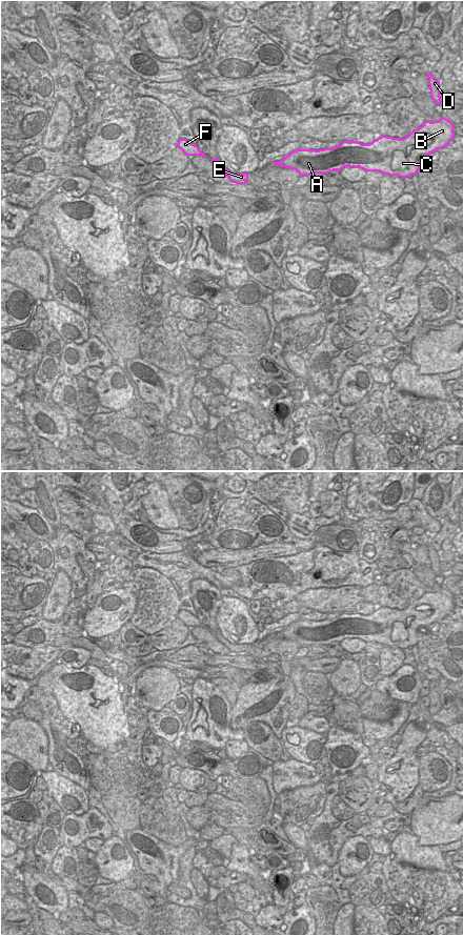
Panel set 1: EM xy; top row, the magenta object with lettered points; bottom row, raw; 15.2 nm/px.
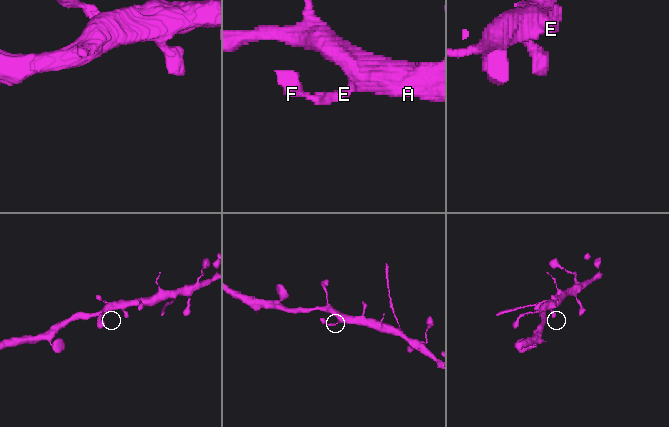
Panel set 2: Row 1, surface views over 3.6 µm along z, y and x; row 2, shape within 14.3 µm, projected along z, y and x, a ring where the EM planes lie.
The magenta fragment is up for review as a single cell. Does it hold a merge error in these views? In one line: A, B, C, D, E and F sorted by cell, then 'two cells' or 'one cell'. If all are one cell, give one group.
A B C D E F | one cell

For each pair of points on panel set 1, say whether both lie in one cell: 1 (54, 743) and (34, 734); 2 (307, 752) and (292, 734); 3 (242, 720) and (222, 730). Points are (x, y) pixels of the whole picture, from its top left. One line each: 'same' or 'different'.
1: different
2: same
3: different

